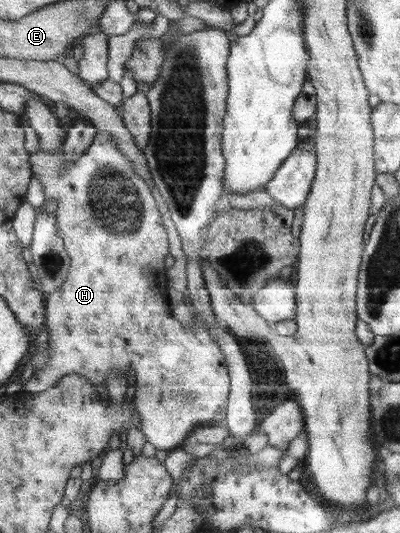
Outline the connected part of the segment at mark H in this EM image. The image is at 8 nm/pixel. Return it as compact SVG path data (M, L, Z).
M99 131L96 134L94 143L83 156L80 156L74 163L66 166L66 156L63 152L58 155L48 153L45 149L39 148L35 154L30 157L32 162L32 172L34 176L41 182L46 200L57 200L57 222L60 226L60 233L64 237L65 249L67 249L72 266L68 272L68 278L58 293L48 293L46 298L47 308L47 325L49 330L50 342L50 359L48 363L41 367L39 372L35 373L27 382L24 390L29 393L42 393L52 389L66 374L79 374L81 377L89 378L95 386L103 384L108 380L108 376L114 370L120 370L121 373L134 379L136 383L135 401L137 402L138 416L143 420L142 433L146 437L146 442L151 442L156 450L165 451L167 453L181 448L184 444L191 440L193 430L201 424L208 424L213 420L221 408L228 406L230 390L232 390L232 378L228 365L228 358L222 351L220 344L214 339L214 336L208 331L208 326L197 316L195 316L195 308L192 302L188 302L193 312L194 325L185 328L171 312L169 306L169 298L167 293L168 286L168 269L165 268L165 258L169 256L169 234L165 230L161 212L155 204L155 196L151 192L148 182L134 169L134 162L120 149L116 138L109 134L109 131Z

